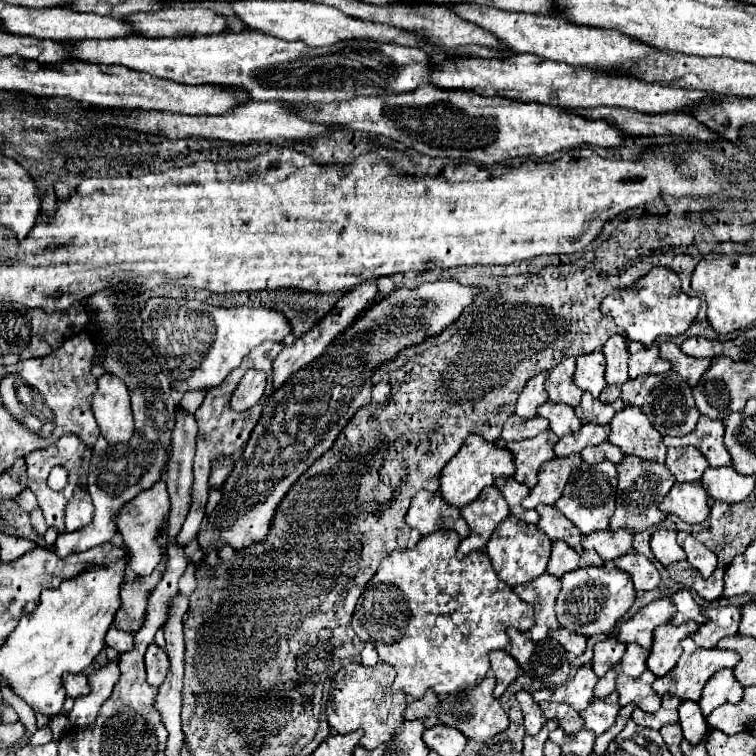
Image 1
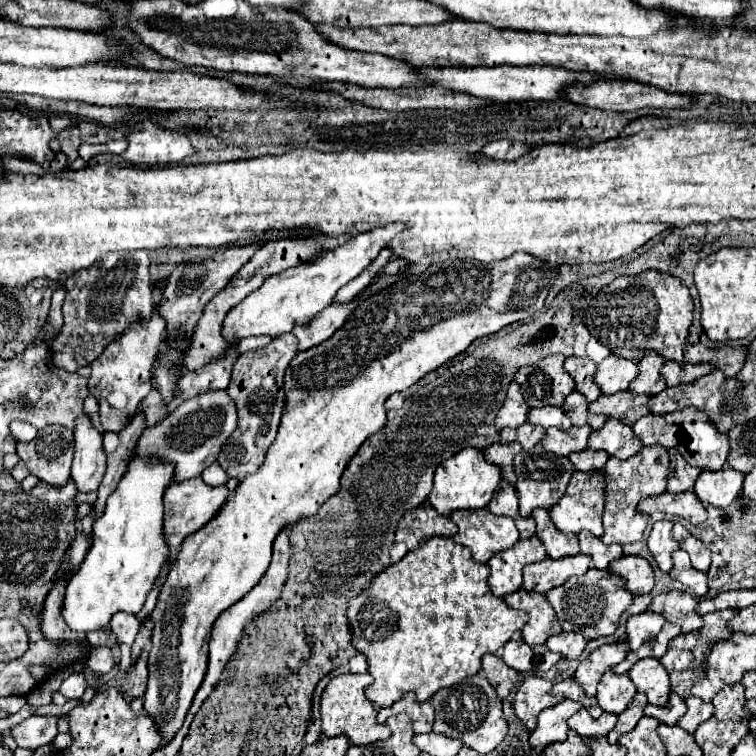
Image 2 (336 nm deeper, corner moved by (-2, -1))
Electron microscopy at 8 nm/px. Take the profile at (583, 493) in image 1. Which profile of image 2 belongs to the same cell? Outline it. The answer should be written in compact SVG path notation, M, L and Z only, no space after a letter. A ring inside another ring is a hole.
M575 471L567 489L565 489L565 495L559 499L557 505L553 505L549 509L549 515L555 523L555 527L559 531L565 531L565 533L581 533L581 531L591 531L595 537L601 537L603 535L603 523L601 523L601 517L603 517L603 503L605 503L605 477L601 471L593 471L593 473L581 473L581 471Z

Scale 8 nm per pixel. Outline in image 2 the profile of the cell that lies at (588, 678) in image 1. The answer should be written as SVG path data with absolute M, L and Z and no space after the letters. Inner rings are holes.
M613 643L613 645L603 645L595 649L587 659L583 659L575 671L575 679L581 681L581 687L587 697L597 695L597 683L601 681L601 675L605 673L607 667L613 667L621 663L629 653L629 643Z

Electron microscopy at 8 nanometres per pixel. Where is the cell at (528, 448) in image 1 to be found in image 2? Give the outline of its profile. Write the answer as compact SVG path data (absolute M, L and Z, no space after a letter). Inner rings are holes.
M493 443L491 447L487 447L485 451L485 459L489 463L495 463L497 467L501 467L501 477L515 485L515 471L513 471L513 457L517 453L521 453L521 445L519 443Z

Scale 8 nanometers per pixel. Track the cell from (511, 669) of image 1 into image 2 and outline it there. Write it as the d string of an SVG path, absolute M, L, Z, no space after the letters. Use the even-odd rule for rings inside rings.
M497 655L483 657L483 671L485 671L485 677L489 679L489 683L495 687L499 699L505 699L517 683L517 671L507 667L505 661Z

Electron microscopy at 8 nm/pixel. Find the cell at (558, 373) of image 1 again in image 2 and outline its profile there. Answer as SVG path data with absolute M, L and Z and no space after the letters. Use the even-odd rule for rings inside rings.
M549 355L535 365L521 367L513 375L529 407L561 407L565 397L575 389L571 375L563 369L563 361L563 355Z

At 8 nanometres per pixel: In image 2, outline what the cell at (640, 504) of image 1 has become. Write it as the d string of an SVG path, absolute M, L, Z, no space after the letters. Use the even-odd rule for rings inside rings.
M643 447L639 455L633 455L625 461L621 459L609 459L605 465L605 513L603 513L603 523L605 523L605 535L601 537L603 543L635 543L641 541L643 531L647 527L649 515L643 515L637 511L637 503L645 497L661 495L665 491L665 459L667 451L663 447Z

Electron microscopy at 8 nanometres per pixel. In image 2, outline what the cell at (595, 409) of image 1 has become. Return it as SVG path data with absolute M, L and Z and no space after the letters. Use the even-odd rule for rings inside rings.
M573 391L573 393L569 393L569 397L565 399L565 403L563 403L563 413L571 419L571 423L573 425L585 425L585 421L587 421L587 417L589 417L589 411L587 411L587 401L585 401L585 397L581 395L581 393L577 393L577 391Z

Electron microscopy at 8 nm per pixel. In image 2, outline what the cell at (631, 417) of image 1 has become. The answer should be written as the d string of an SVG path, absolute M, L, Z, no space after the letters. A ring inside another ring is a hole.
M607 419L601 429L591 431L587 447L593 451L605 451L609 457L617 459L629 459L643 449L641 441L633 435L633 429L617 419Z

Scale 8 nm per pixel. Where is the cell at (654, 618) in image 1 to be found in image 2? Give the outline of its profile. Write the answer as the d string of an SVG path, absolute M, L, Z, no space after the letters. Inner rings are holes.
M683 591L661 593L653 599L649 611L657 611L667 617L671 623L681 623L681 631L695 631L703 627L701 615L695 611L697 599Z

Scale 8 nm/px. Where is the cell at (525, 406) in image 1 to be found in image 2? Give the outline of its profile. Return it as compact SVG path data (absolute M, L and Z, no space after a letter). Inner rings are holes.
M511 383L507 389L507 397L495 417L495 429L501 431L503 427L519 427L521 423L527 421L529 407L521 395L521 389L517 383Z

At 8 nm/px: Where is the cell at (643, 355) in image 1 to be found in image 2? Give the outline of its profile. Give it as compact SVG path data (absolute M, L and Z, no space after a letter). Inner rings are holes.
M649 351L649 355L645 355L639 361L639 375L629 383L629 391L645 393L645 395L661 393L667 387L665 379L659 373L663 363L665 363L665 359L661 359L661 355Z

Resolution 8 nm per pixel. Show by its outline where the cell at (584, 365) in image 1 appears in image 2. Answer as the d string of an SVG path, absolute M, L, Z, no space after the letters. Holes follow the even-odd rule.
M567 357L565 359L565 371L575 379L575 389L591 403L595 401L601 391L597 391L597 385L593 383L593 371L595 363L587 357Z

